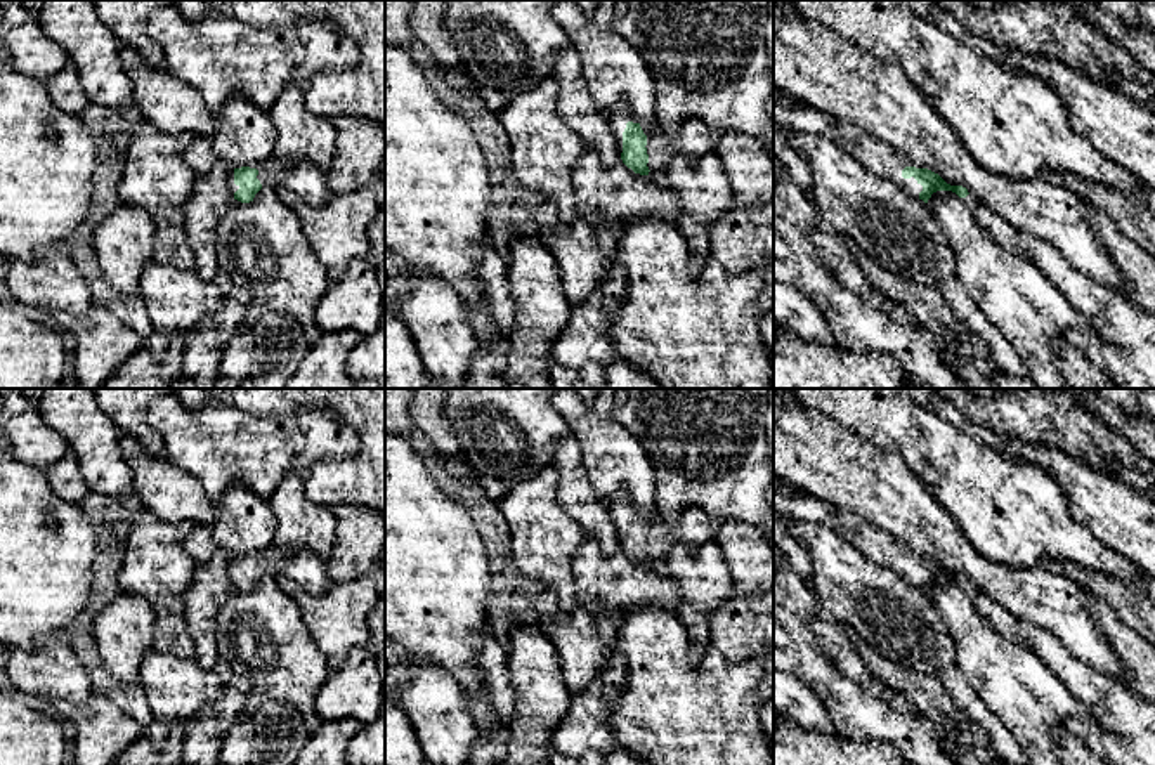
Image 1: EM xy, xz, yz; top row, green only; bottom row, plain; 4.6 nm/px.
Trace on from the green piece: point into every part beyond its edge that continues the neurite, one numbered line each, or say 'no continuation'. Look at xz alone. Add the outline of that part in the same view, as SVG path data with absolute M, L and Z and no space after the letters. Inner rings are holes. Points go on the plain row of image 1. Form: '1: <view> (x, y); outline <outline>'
1: xz (694, 526); outline M624 494L610 503L610 517L616 524L619 543L623 541L623 520L626 512L638 512L647 524L649 564L664 571L666 559L675 543L687 543L692 548L716 538L718 522L701 508L685 508L673 522L657 510L650 515L640 512Z

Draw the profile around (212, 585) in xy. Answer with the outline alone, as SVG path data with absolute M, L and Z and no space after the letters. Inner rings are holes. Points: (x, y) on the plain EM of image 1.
M224 550L212 552L208 560L196 566L192 583L184 595L182 618L196 647L194 657L206 671L217 670L220 661L213 621L234 590L229 574L231 559L232 555Z

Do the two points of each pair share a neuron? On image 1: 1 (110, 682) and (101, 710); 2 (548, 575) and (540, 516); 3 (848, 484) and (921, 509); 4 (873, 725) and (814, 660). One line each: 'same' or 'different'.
1: different
2: same
3: same
4: same

